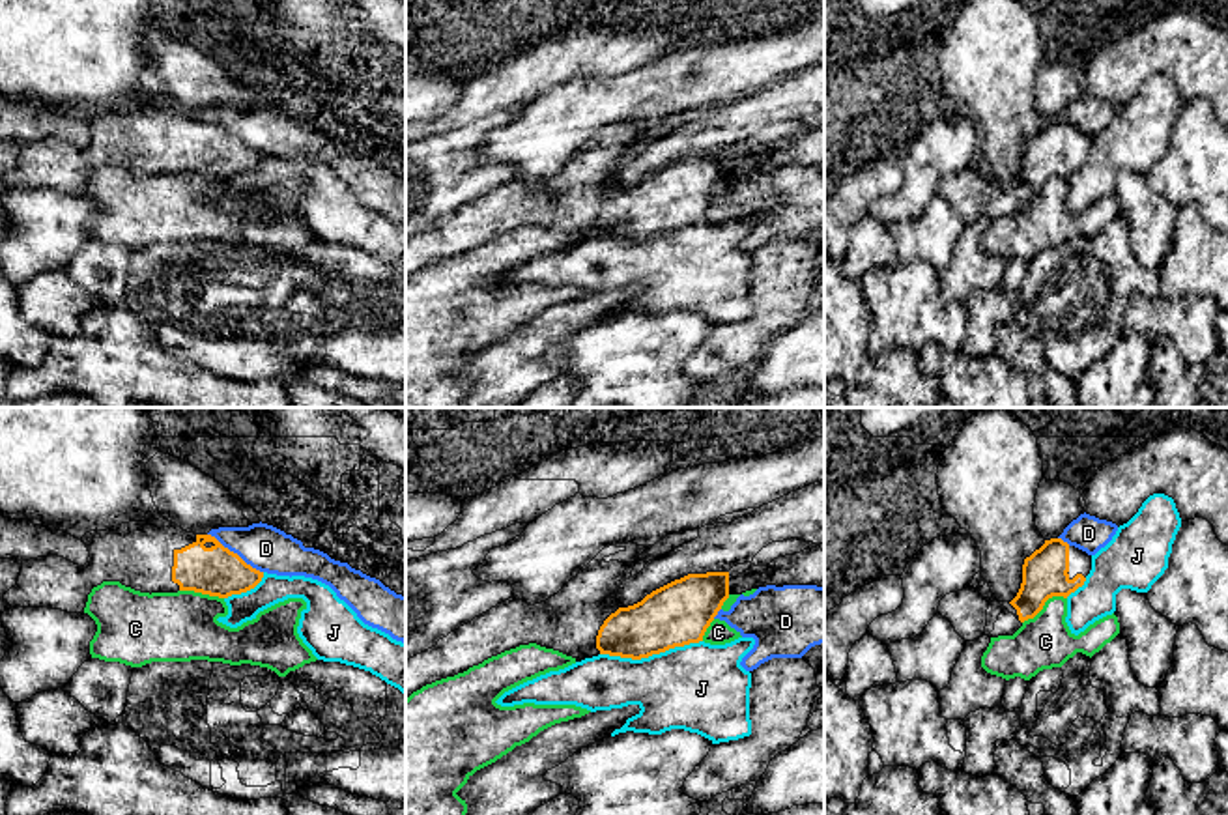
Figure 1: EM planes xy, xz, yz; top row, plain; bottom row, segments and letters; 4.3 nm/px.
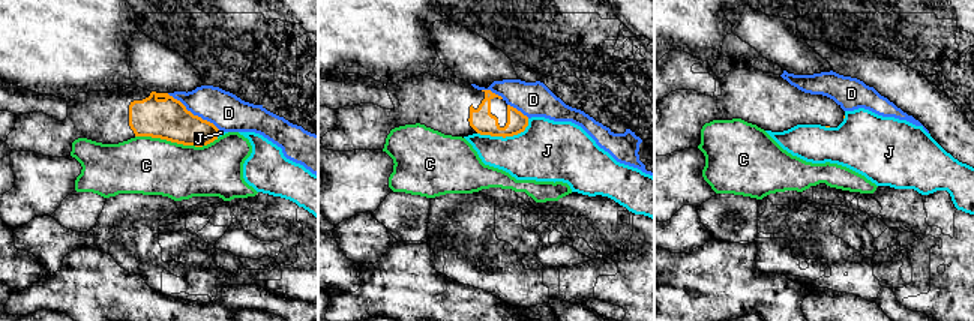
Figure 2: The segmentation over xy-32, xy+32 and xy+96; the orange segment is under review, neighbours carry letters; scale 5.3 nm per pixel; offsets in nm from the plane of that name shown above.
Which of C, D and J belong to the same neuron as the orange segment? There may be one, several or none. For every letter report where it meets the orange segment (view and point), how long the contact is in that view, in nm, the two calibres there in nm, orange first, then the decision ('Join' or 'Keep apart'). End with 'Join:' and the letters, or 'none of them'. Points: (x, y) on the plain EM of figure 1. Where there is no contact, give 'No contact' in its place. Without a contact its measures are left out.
C: Touches orange at yz (1043, 185). Shared border 220 nm. Thickness 190 nm (orange) against 240 nm. Keep apart
D: Touches orange at xy (236, 135). Shared border 300 nm. Thickness 220 nm (orange) against 200 nm. Keep apart
J: Touches orange at xz (651, 236). Shared border 440 nm. Thickness 280 nm (orange) against 380 nm. Keep apart
Join: none of them

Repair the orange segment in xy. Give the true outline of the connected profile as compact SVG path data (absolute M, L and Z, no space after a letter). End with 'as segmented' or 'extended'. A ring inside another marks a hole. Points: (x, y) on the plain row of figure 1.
M164 99L90 112L80 122L90 133L84 148L58 136L22 142L6 185L84 194L88 176L103 163L150 176L194 172L228 179L264 159L215 118L187 114Z | extended

